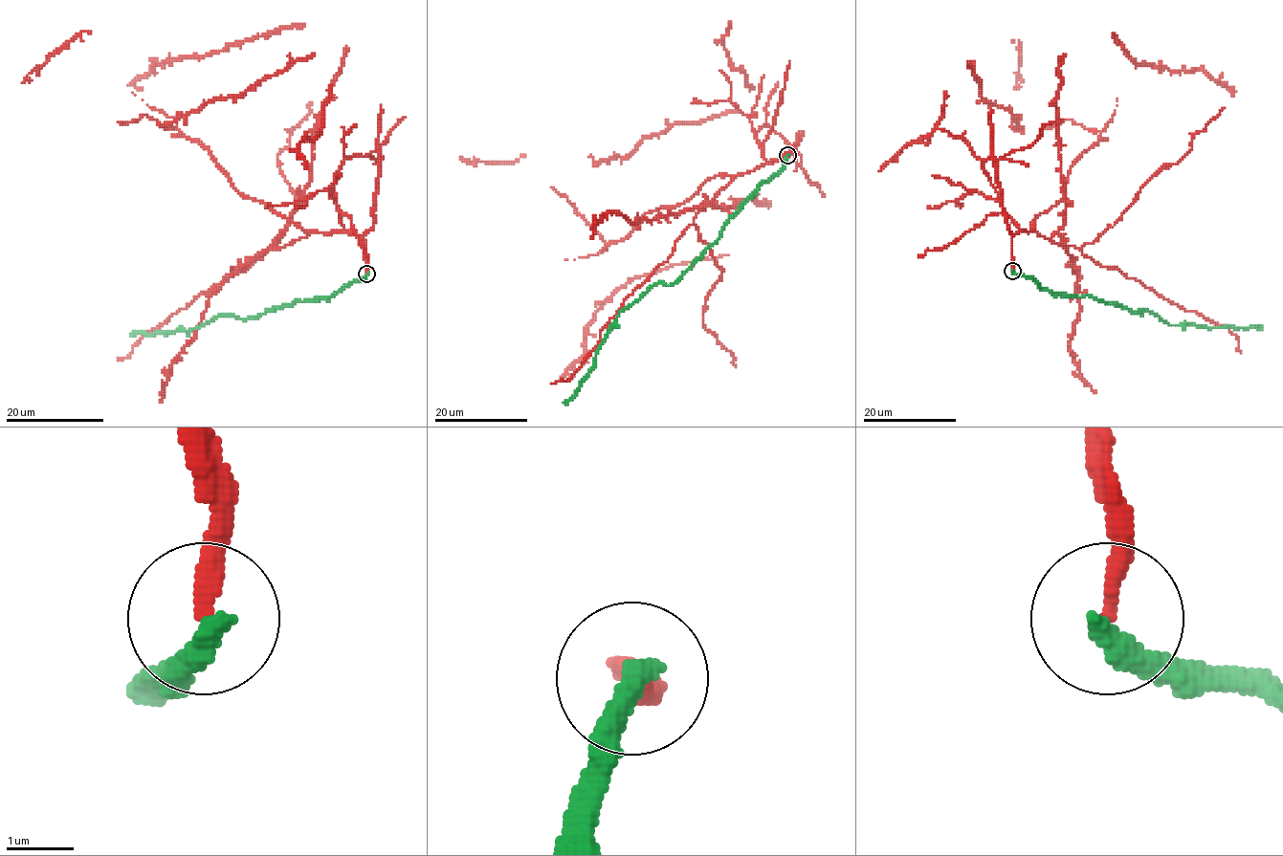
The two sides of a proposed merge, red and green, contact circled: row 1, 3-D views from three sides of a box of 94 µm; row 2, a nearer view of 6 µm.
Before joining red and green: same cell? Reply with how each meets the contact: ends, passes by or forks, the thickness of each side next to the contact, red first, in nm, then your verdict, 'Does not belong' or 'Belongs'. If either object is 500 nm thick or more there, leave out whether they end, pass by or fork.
At the ring red ends. At the ring green ends. Thickness 240 nm (red) against 400 nm. Does not belong

